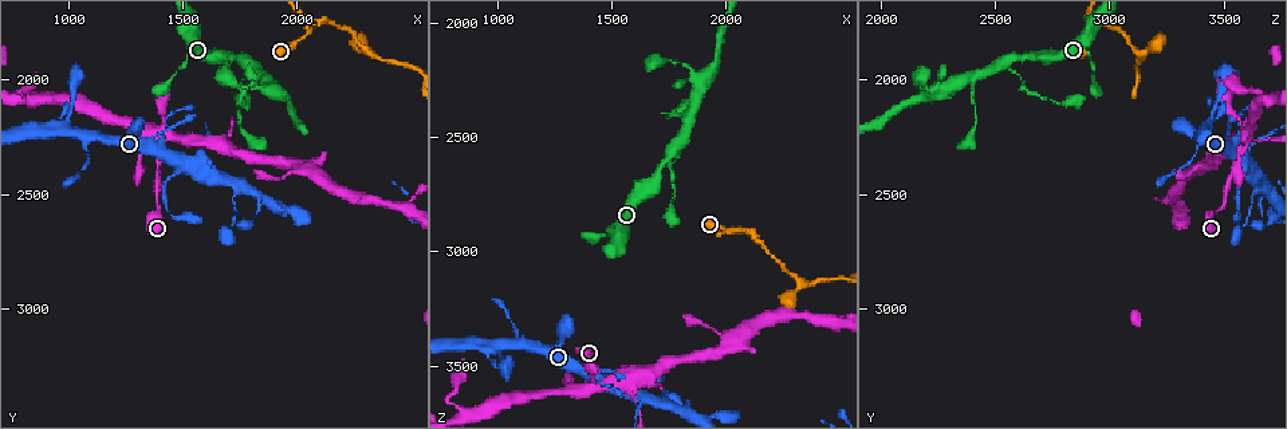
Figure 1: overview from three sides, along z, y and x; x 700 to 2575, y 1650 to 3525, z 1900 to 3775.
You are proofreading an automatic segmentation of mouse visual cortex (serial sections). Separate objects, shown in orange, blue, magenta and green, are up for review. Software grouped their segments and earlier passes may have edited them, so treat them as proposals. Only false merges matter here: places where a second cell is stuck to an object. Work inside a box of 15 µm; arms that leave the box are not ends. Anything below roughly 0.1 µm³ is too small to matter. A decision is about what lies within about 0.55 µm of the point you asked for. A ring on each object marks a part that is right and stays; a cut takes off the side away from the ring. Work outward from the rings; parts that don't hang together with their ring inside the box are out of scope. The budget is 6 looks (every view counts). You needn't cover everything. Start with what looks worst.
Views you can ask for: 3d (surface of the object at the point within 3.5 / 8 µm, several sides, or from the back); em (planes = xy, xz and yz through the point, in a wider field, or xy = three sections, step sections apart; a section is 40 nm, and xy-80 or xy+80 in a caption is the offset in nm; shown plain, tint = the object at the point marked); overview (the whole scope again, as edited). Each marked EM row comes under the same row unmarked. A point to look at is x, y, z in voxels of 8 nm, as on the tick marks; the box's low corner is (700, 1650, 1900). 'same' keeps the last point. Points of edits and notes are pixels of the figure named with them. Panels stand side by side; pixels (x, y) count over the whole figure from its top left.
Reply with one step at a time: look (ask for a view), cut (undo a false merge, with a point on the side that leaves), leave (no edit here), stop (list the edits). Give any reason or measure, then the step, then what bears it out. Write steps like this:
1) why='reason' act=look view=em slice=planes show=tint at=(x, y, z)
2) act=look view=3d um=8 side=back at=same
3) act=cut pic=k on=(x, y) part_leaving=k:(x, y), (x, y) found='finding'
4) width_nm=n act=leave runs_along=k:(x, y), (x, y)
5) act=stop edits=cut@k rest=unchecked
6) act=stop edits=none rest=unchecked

why='three arms meet' act=look view=3d um=3.5 at=(2330, 1900, 3130)

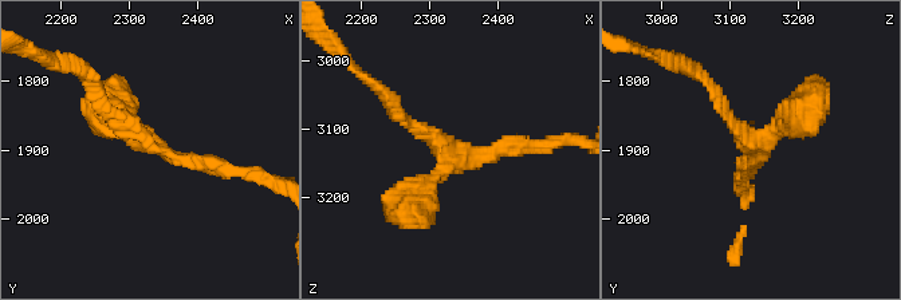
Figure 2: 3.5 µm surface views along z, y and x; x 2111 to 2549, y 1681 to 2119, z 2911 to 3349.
arms=3 arm_widths_nm=200,200,400 why='now the EM' act=look view=em slice=xy step=1 show=tint at=(2330, 1895, 3135)

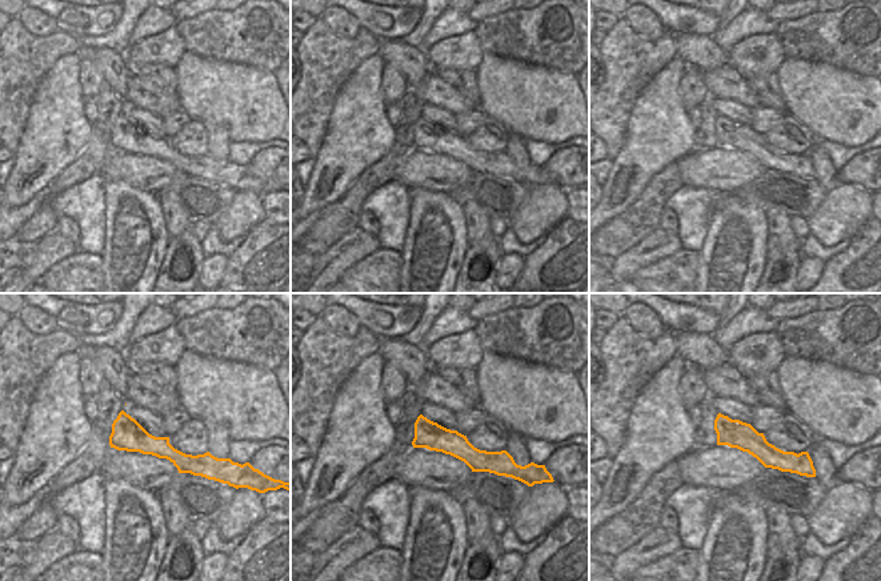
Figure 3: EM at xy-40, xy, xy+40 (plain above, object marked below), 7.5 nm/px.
why='cut it another way' act=look view=em slice=xy step=3 show=tint at=same

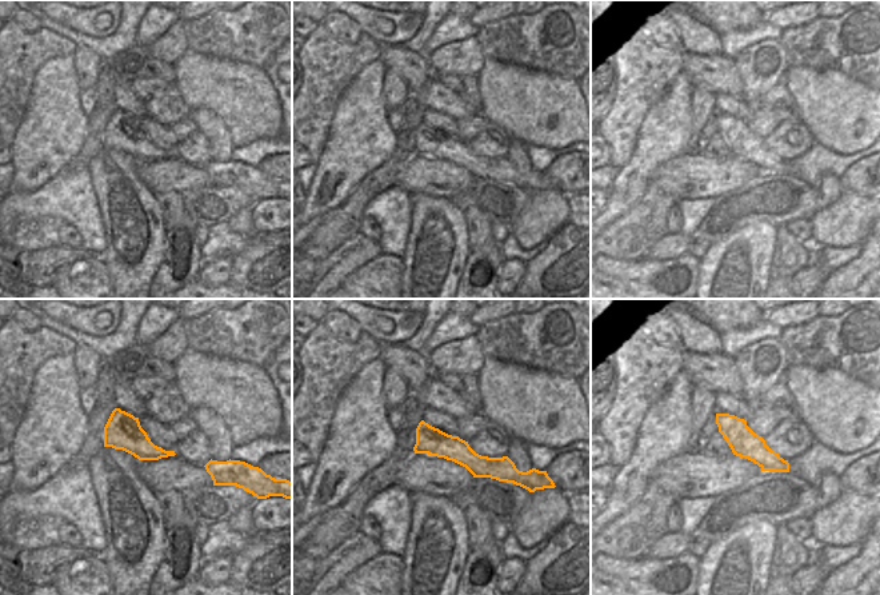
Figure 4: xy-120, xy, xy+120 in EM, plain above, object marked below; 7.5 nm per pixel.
act=leave found='continuous, no second cell'

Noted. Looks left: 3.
why='sharp bend' act=look view=3d um=8 at=(1390, 2260, 3600)

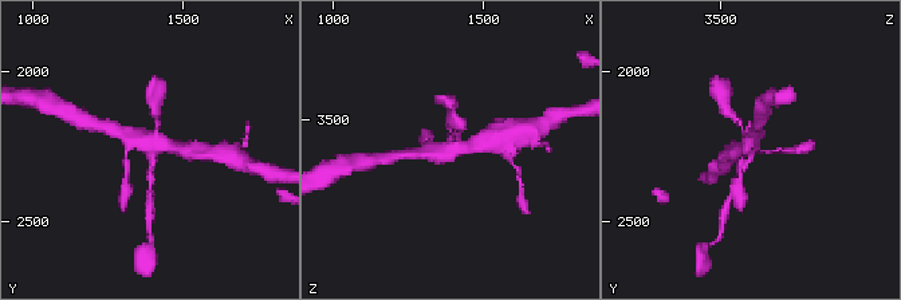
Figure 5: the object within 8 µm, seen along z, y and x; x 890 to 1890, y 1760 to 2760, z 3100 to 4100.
why='need the tissue' act=look view=em slice=xy step=2 show=tint at=(1400, 2250, 3610)

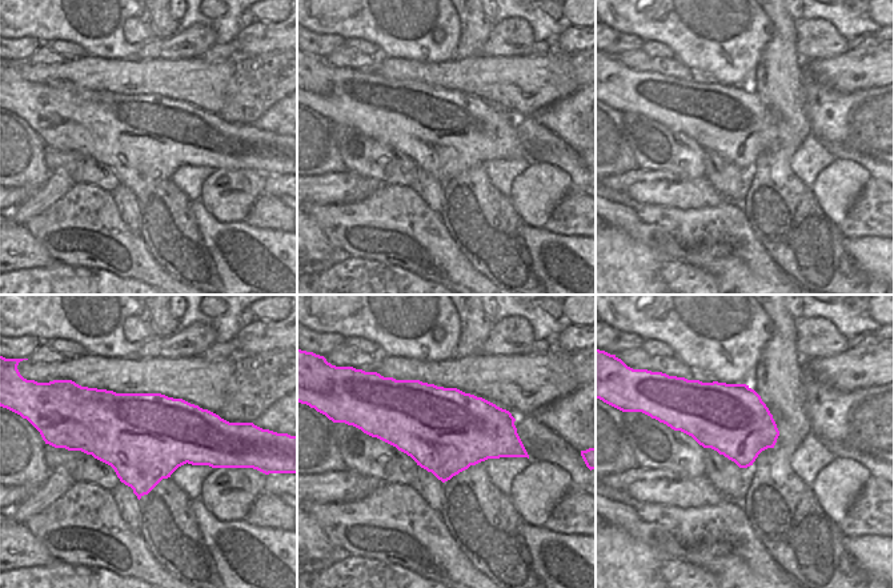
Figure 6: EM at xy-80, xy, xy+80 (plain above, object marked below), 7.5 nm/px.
act=leave runs_along=5:(150, 185), (156, 146), (191, 149) found='continuous, no second cell'

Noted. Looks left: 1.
act=stop edits=none rest=unchecked

